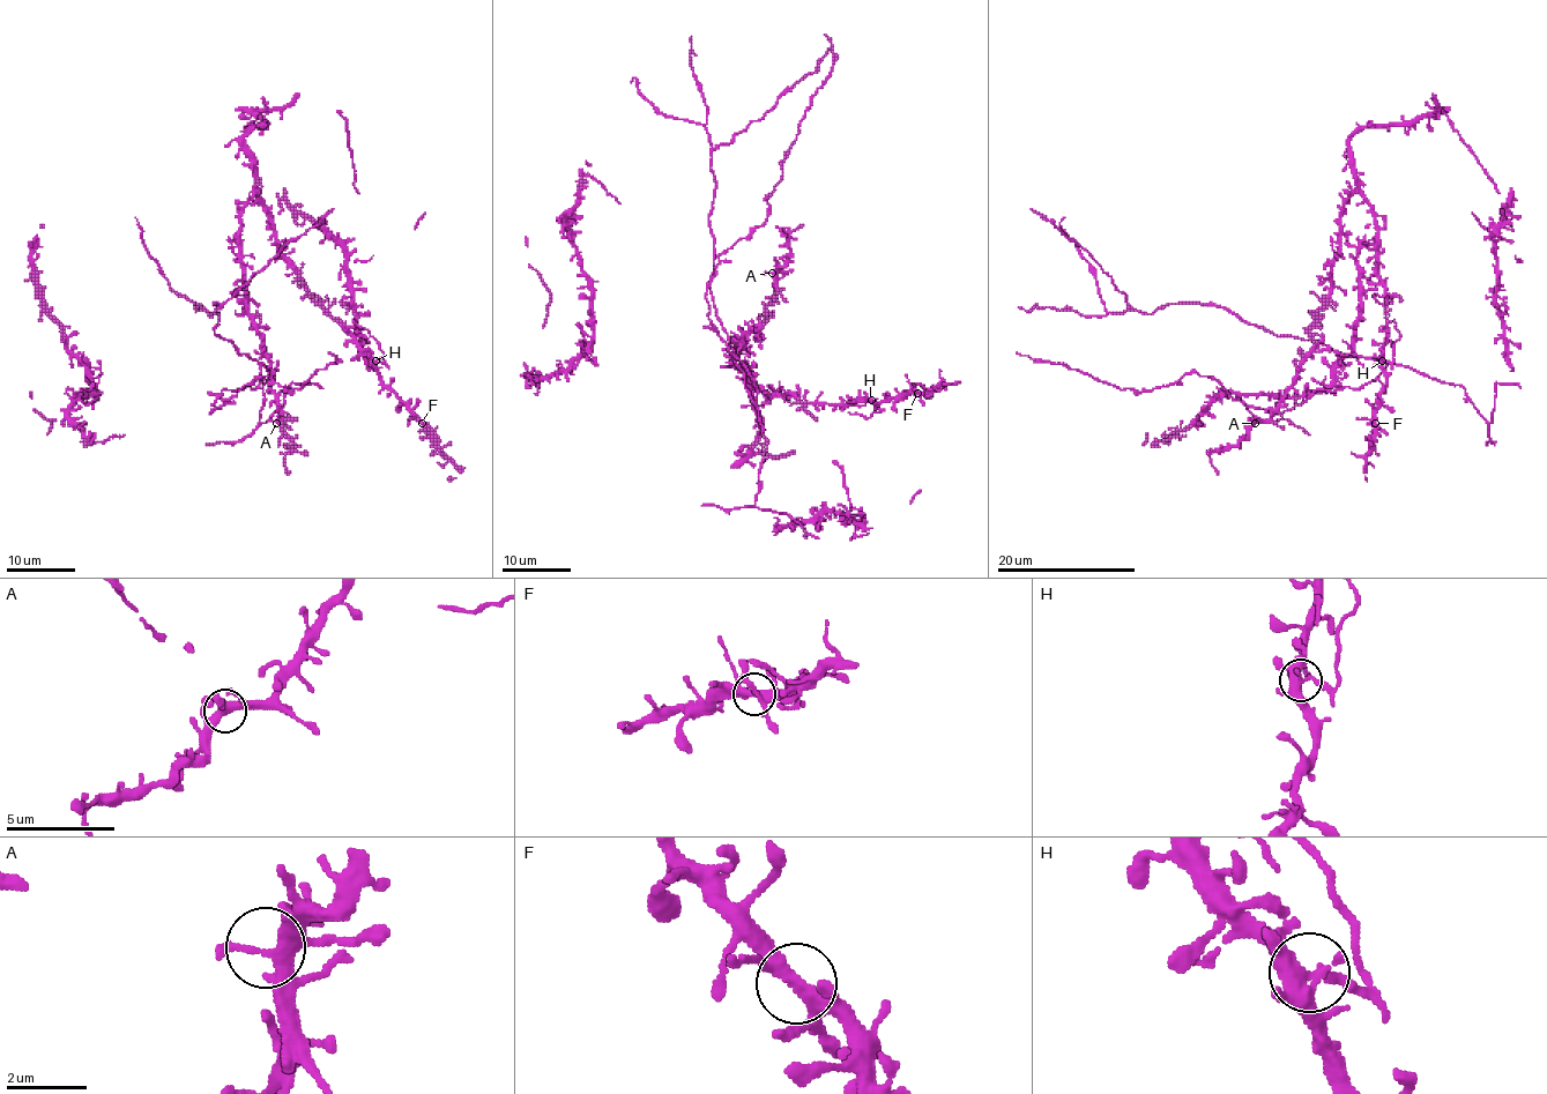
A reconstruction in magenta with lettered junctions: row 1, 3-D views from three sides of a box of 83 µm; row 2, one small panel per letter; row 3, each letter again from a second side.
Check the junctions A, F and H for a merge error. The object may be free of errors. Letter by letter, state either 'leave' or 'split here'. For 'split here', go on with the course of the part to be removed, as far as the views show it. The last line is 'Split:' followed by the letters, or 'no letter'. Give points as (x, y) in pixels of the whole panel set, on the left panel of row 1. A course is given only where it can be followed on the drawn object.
A: leave
F: leave
H: split here; foreign part runs (374, 361), (384, 361), (381, 350), (370, 333), (352, 319)
Split: H

